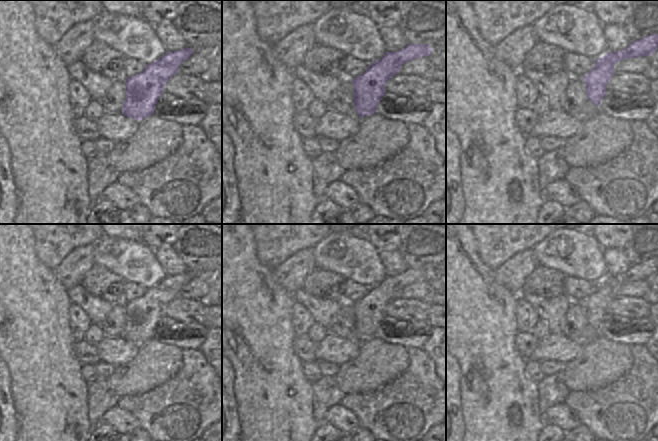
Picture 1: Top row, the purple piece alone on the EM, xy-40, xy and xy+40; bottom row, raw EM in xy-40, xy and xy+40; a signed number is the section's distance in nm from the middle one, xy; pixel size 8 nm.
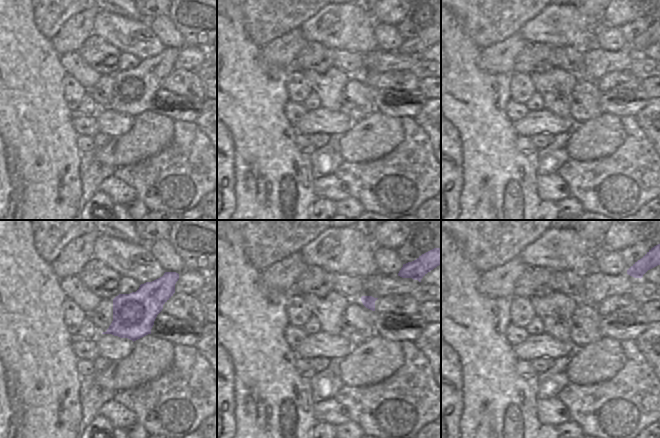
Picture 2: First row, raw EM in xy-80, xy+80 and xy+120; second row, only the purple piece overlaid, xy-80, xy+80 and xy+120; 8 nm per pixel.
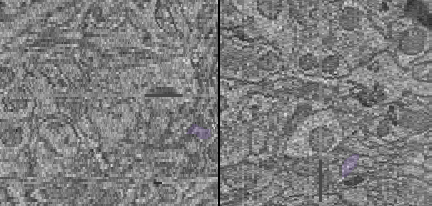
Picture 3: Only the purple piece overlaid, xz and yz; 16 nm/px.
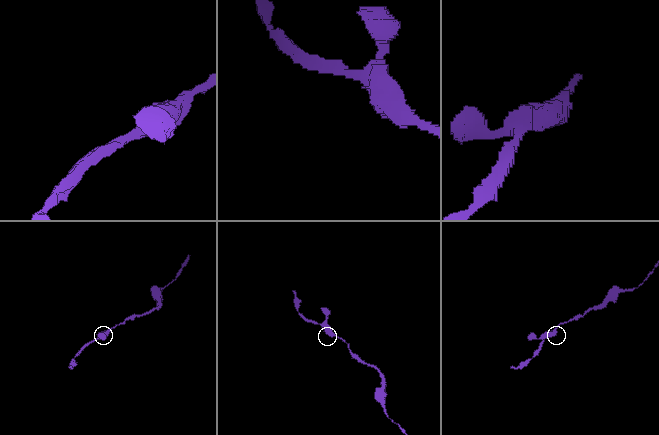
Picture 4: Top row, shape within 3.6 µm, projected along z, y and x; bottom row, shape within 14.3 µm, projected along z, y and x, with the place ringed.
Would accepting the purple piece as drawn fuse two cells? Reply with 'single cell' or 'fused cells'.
single cell

